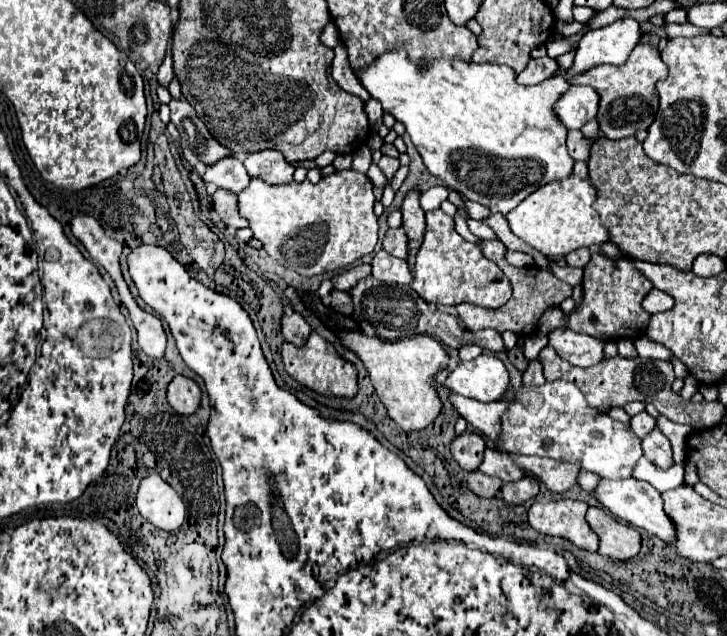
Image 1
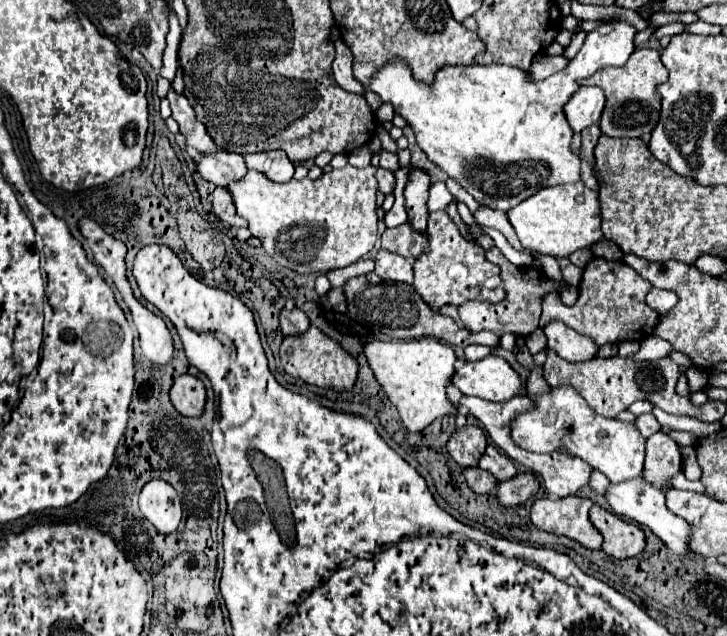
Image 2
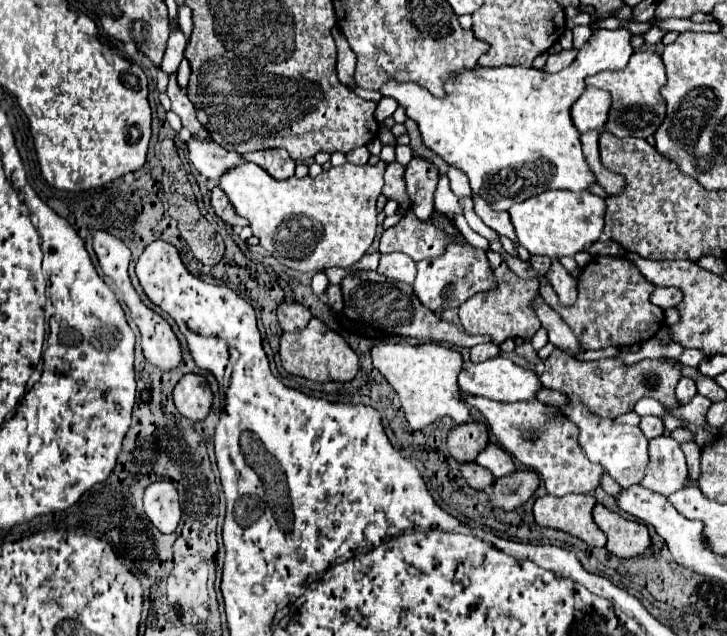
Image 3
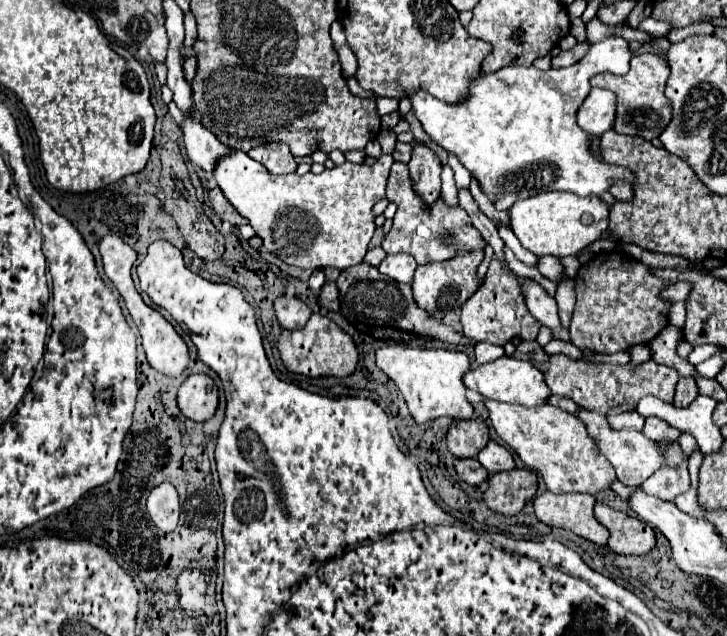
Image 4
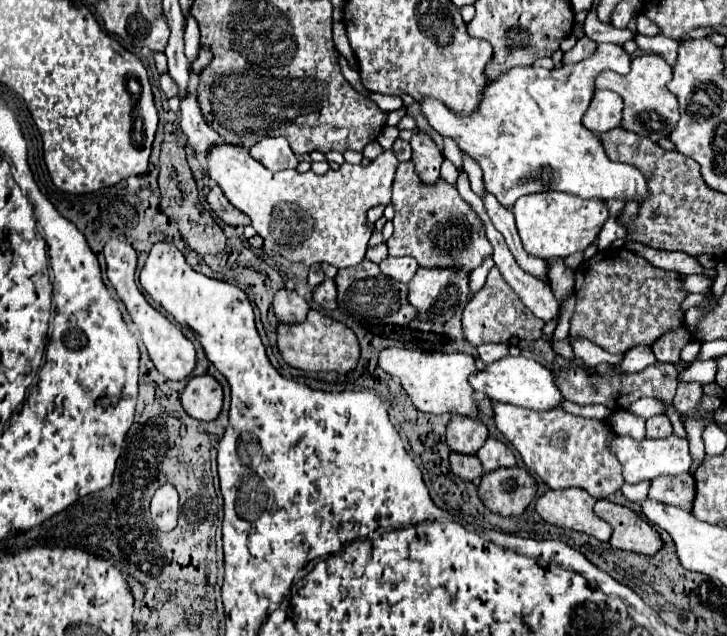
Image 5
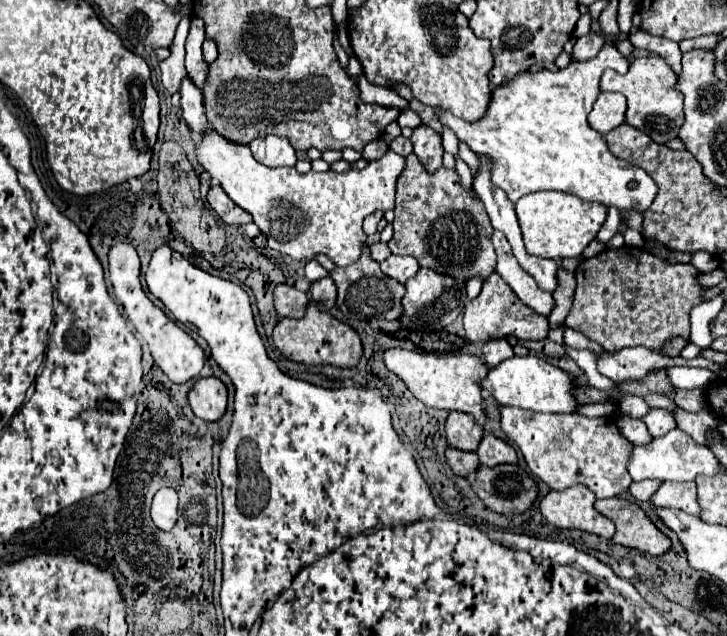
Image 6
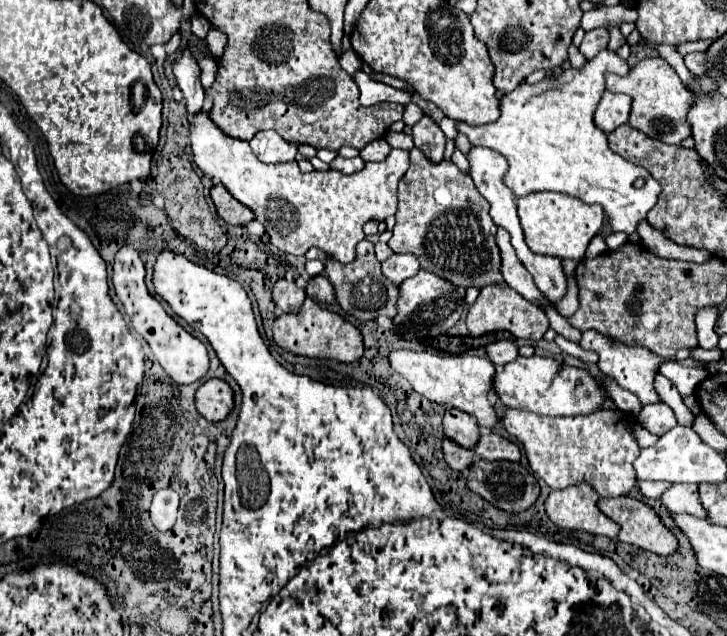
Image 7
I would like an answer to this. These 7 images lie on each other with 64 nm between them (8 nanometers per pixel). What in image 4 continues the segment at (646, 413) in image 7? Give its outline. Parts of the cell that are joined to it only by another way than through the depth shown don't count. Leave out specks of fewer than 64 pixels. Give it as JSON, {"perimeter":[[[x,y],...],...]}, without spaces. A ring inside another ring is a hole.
{"perimeter":[[[646,418],[646,424],[644,424],[644,428],[642,428],[642,432],[644,432],[644,436],[648,436],[650,440],[664,440],[664,438],[668,438],[668,440],[678,440],[680,438],[680,430],[678,428],[674,428],[674,426],[670,426],[668,422],[664,422],[664,420],[660,420],[660,418]]]}

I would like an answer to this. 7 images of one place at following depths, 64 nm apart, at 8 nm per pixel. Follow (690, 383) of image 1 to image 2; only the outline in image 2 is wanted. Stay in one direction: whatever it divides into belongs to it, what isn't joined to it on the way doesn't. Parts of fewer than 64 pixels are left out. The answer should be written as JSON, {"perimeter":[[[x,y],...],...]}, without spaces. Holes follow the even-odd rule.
{"perimeter":[[[694,366],[689,367],[685,375],[688,379],[691,393],[695,393],[701,390],[704,386],[708,384],[709,375]]]}

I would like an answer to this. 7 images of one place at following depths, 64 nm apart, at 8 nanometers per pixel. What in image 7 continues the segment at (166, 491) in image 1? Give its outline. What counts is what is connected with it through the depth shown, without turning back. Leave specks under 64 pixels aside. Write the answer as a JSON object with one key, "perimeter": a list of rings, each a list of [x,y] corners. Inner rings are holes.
{"perimeter":[[[164,488],[154,494],[150,518],[158,530],[170,530],[176,522],[178,512],[178,494],[170,488]]]}

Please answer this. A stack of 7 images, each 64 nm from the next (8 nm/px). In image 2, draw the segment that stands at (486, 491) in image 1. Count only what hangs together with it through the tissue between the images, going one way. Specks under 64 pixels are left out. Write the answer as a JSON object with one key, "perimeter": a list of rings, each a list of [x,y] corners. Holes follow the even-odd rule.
{"perimeter":[[[466,468],[464,470],[464,476],[466,476],[466,482],[468,482],[468,486],[476,492],[476,494],[490,494],[490,492],[494,492],[494,488],[498,486],[498,480],[490,474],[490,472],[486,472],[486,470],[482,470],[482,468]]]}

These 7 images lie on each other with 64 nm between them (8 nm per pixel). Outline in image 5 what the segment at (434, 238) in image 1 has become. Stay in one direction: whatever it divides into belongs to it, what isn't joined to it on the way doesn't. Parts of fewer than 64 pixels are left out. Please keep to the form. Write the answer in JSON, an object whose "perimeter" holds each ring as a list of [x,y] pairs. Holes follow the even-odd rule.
{"perimeter":[[[418,268],[416,276],[408,284],[408,300],[418,310],[414,326],[422,332],[436,332],[444,326],[446,320],[454,316],[456,310],[462,310],[470,296],[470,274],[462,268]]]}

